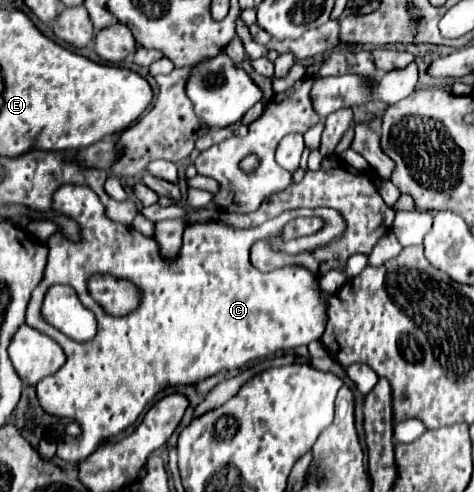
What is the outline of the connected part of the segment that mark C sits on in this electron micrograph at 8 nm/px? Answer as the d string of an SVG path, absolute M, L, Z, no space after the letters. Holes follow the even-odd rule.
M72 184L62 186L54 194L52 210L62 212L66 216L72 216L80 224L82 240L70 242L62 236L60 230L46 240L46 244L50 248L48 266L46 266L46 274L44 274L42 284L32 292L28 312L26 312L26 324L32 328L38 328L40 332L54 338L64 348L64 352L68 356L66 364L56 374L42 378L36 384L40 406L48 414L58 416L58 418L74 418L80 424L82 434L78 438L65 435L57 442L56 456L64 462L76 464L76 462L88 458L88 454L92 454L92 450L96 450L96 446L104 444L108 438L126 430L130 424L136 422L136 418L142 414L142 410L164 388L168 388L172 384L174 386L188 386L188 384L202 382L202 380L214 376L216 372L240 368L242 364L246 364L250 360L270 356L278 350L304 346L312 340L318 340L324 332L326 306L320 300L322 290L318 288L314 274L310 274L302 266L282 266L282 268L276 268L272 272L260 272L250 262L250 248L256 240L272 238L274 232L280 232L284 228L284 224L296 216L318 216L324 220L324 226L318 232L314 232L312 236L284 242L282 250L288 254L298 254L302 250L322 246L326 242L330 242L334 236L342 234L344 226L346 226L340 212L336 212L332 208L288 210L288 212L282 212L280 216L256 226L256 228L246 228L246 230L236 230L236 228L232 228L220 220L206 222L206 224L188 224L184 228L184 242L182 242L180 258L172 264L166 264L160 258L154 238L146 238L144 234L136 232L130 226L116 224L116 222L108 220L104 216L104 206L100 204L98 196L86 186L72 186ZM96 272L98 274L124 276L124 278L132 280L142 290L140 308L126 318L108 316L92 300L92 296L88 294L88 288L86 288L88 278ZM52 284L70 284L78 292L78 298L82 300L82 304L94 312L94 316L98 320L98 332L92 340L76 342L76 340L60 334L58 330L54 330L54 326L48 326L44 320L38 320L38 304L42 304L44 288L48 288Z

